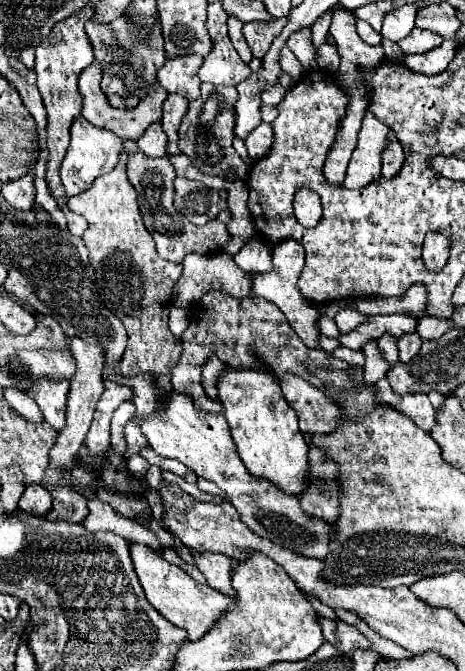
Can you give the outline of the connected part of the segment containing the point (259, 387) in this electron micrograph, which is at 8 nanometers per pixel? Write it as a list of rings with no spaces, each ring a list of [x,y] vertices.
[[[255,366],[253,368],[227,368],[221,374],[217,386],[219,386],[219,402],[223,404],[223,414],[227,418],[231,438],[233,438],[237,452],[239,452],[243,464],[247,466],[247,470],[255,476],[269,478],[283,492],[299,496],[305,486],[303,478],[307,476],[307,442],[303,440],[303,434],[299,430],[295,410],[291,410],[291,406],[285,402],[285,398],[281,394],[277,378],[269,370],[261,370]]]

